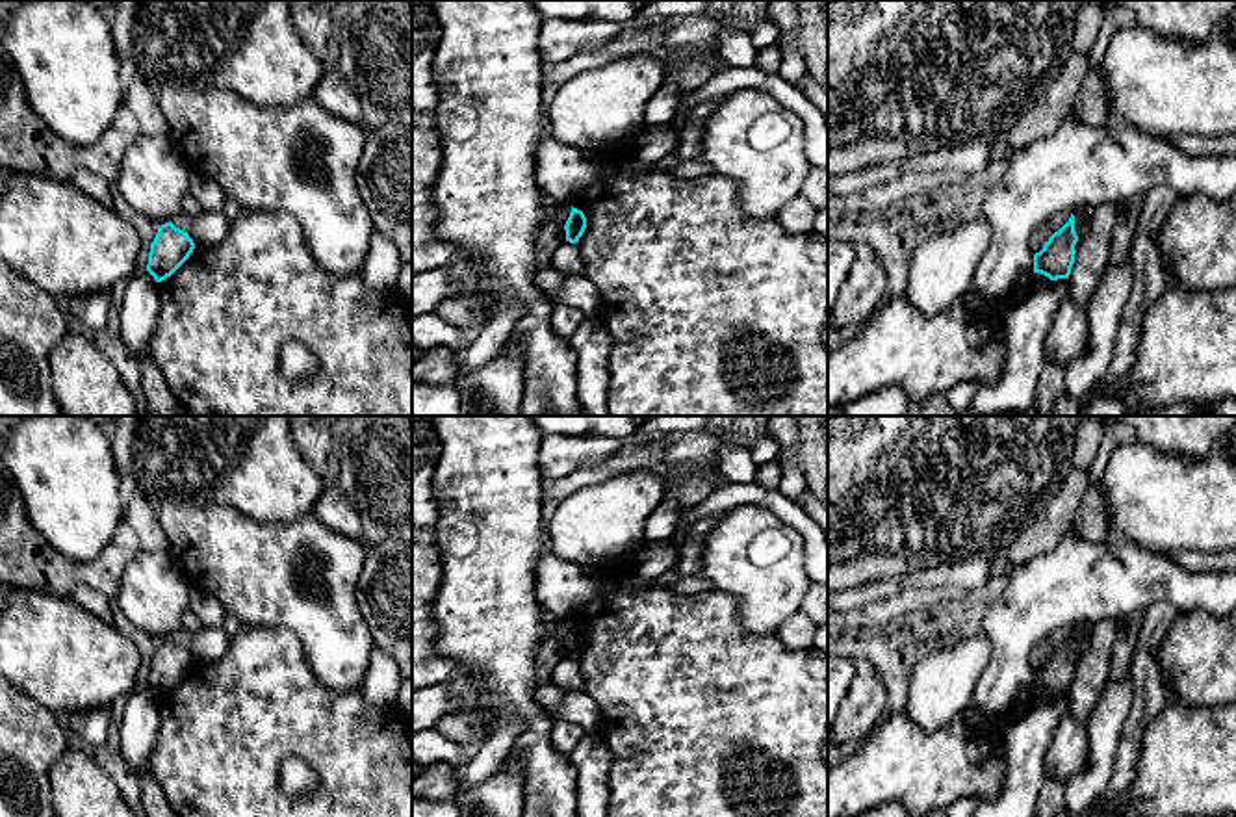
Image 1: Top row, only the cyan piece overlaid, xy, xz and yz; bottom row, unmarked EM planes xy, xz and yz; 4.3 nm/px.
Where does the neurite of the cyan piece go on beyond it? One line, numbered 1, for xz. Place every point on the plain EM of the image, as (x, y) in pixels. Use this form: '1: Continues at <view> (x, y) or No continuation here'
1: No continuation here

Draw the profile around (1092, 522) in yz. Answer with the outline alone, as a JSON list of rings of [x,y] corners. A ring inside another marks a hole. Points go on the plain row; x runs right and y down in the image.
[[[1093,475],[1080,499],[1073,527],[1076,535],[1091,542],[1104,542],[1114,537],[1108,520],[1108,505]]]

